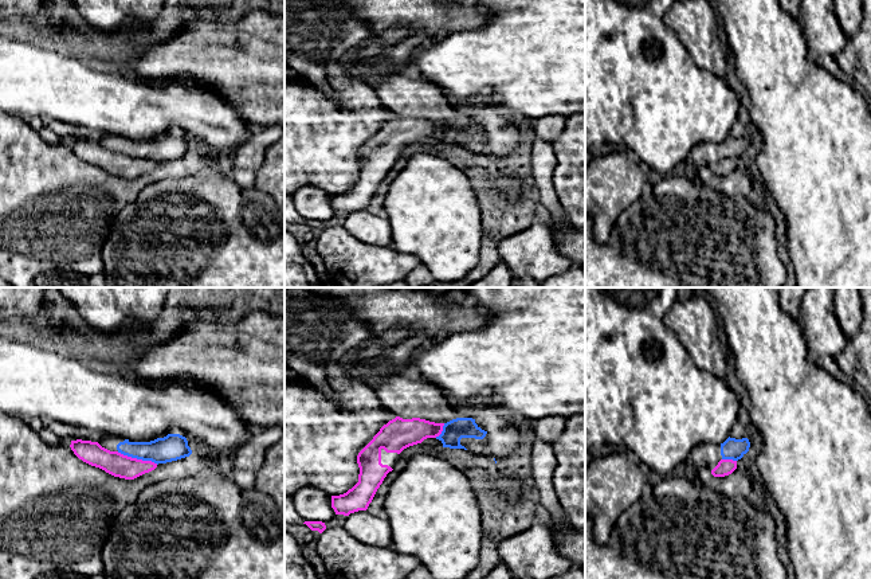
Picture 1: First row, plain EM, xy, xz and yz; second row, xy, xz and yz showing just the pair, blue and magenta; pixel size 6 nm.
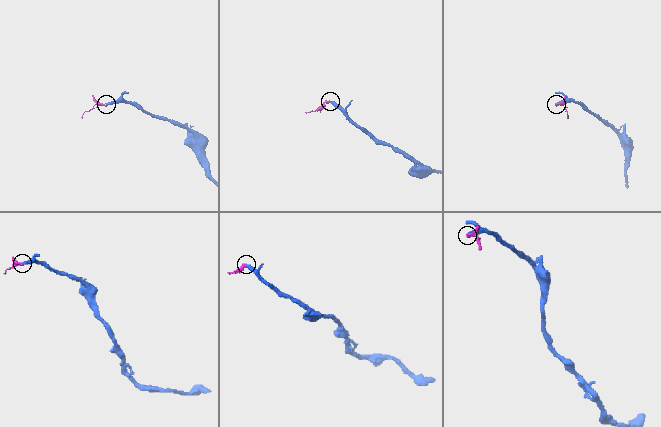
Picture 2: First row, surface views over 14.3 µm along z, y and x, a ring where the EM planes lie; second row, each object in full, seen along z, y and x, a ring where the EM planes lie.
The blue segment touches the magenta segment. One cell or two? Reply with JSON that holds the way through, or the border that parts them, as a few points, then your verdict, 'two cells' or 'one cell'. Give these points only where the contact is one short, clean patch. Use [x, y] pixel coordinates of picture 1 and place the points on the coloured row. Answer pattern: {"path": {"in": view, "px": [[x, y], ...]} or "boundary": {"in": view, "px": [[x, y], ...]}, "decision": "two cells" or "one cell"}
{"boundary": {"in": "xy", "px": [[117, 452], [157, 464]]}, "decision": "two cells"}

